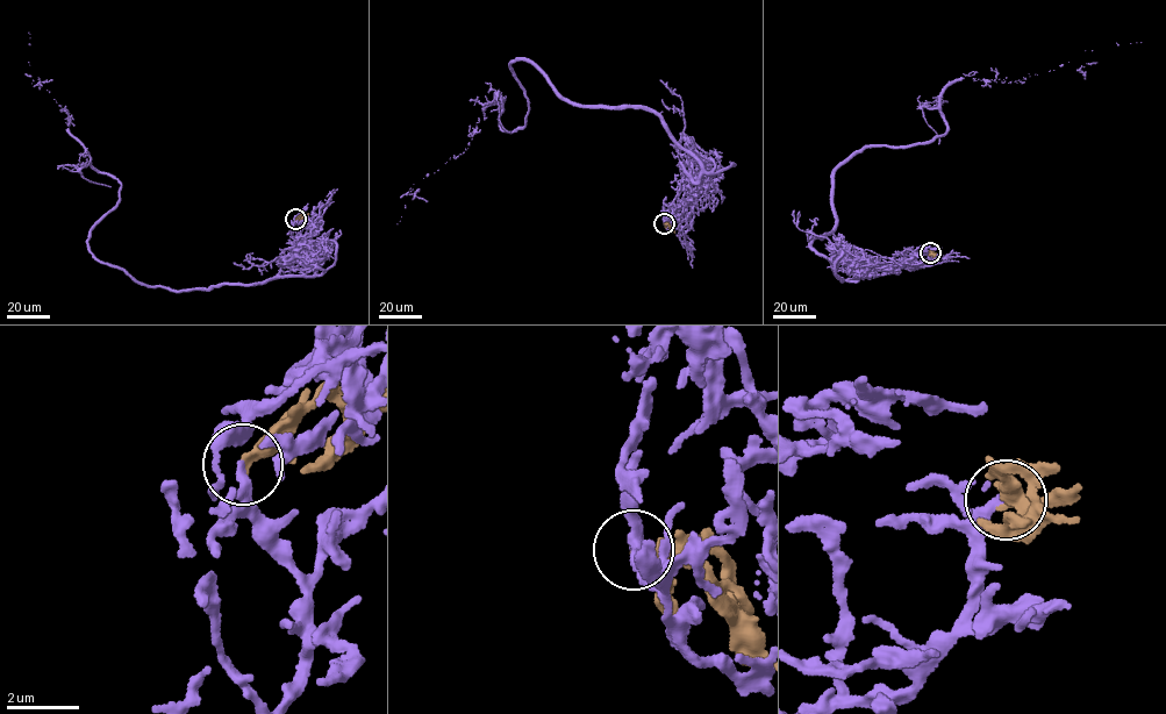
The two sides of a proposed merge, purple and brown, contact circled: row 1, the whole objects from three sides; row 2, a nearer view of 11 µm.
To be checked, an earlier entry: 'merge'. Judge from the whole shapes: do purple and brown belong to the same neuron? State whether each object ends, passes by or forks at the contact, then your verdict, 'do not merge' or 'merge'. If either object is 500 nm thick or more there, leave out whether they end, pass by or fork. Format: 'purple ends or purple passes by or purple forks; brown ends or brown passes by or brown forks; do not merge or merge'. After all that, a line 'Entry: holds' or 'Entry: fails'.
purple ends; brown passes by; merge
Entry: holds

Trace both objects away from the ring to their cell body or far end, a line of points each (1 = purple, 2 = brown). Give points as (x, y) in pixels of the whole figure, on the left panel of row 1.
1: (295, 219), (301, 264), (265, 281), (177, 291), (99, 262), (88, 240), (121, 187), (29, 75), (29, 33)
2: (295, 219), (309, 214)

